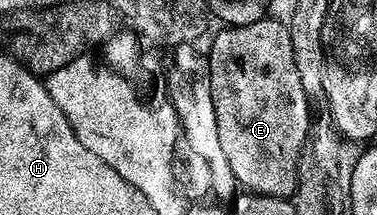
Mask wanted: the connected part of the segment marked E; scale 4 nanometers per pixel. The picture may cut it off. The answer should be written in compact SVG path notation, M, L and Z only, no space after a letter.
M259 19L256 23L247 25L230 25L225 27L214 37L214 42L210 45L210 94L212 95L212 107L216 111L216 131L220 131L220 151L224 151L224 156L228 158L228 167L232 167L232 175L243 190L254 195L264 197L284 197L289 198L293 194L298 182L298 160L300 151L304 147L304 139L308 135L308 127L312 120L312 101L306 96L304 83L300 83L300 71L296 71L296 59L292 51L292 35L290 26L283 21L266 21Z

